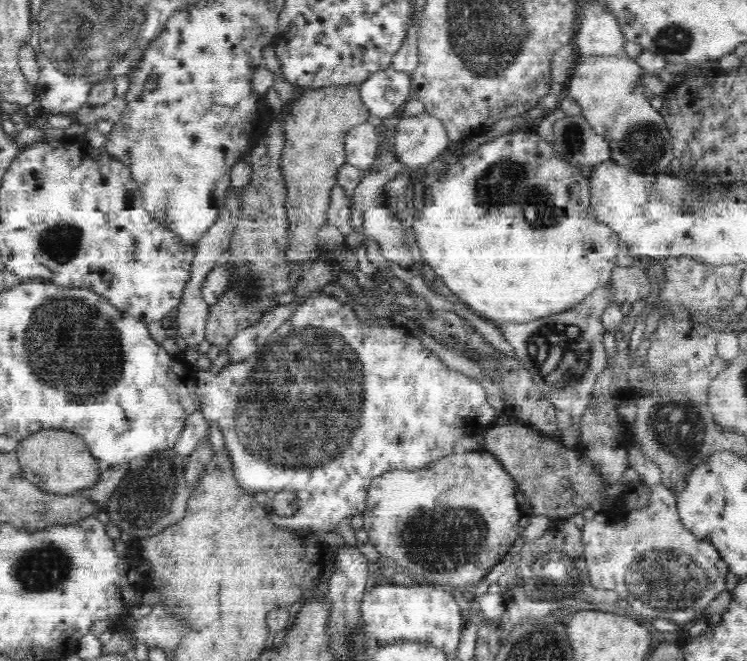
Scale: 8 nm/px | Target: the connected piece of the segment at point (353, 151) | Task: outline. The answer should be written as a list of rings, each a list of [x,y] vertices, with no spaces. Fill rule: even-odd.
[[[368,123],[354,124],[344,136],[344,154],[346,163],[361,169],[368,168],[374,160],[374,152],[378,146],[376,128]]]

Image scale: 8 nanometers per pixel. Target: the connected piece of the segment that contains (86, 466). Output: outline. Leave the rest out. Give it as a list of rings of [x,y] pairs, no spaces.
[[[62,428],[40,429],[19,441],[15,450],[23,475],[45,491],[56,494],[70,494],[88,489],[101,478],[103,465],[98,460],[83,436]]]

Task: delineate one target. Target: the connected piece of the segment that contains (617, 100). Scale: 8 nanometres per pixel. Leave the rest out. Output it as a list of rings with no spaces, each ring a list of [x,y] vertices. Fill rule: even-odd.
[[[624,54],[579,58],[568,80],[568,94],[579,102],[593,131],[606,139],[612,160],[642,174],[669,174],[675,154],[664,117],[644,97],[638,76],[644,72]]]

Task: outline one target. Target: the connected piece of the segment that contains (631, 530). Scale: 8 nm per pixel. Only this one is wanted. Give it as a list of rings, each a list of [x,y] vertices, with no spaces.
[[[663,484],[654,487],[652,502],[642,510],[626,511],[618,509],[615,506],[609,506],[607,509],[597,512],[592,519],[588,519],[584,522],[581,537],[585,550],[585,560],[588,562],[588,570],[590,570],[590,582],[592,582],[594,586],[598,586],[598,588],[618,592],[620,598],[626,598],[630,612],[647,622],[651,622],[656,618],[666,618],[682,626],[684,623],[690,622],[690,620],[694,618],[701,619],[704,610],[710,606],[710,602],[712,602],[718,594],[722,594],[722,592],[726,590],[726,576],[730,574],[728,563],[724,562],[724,559],[720,556],[719,550],[710,541],[698,538],[683,525],[677,509],[677,495],[672,493],[671,490]]]

